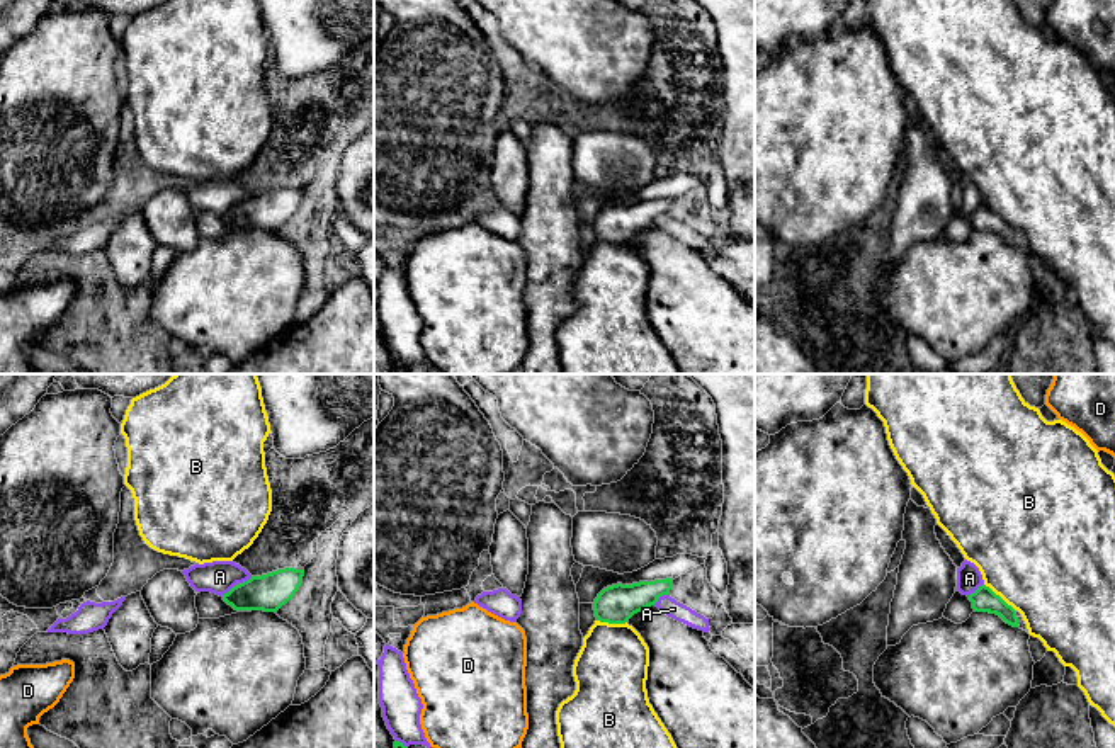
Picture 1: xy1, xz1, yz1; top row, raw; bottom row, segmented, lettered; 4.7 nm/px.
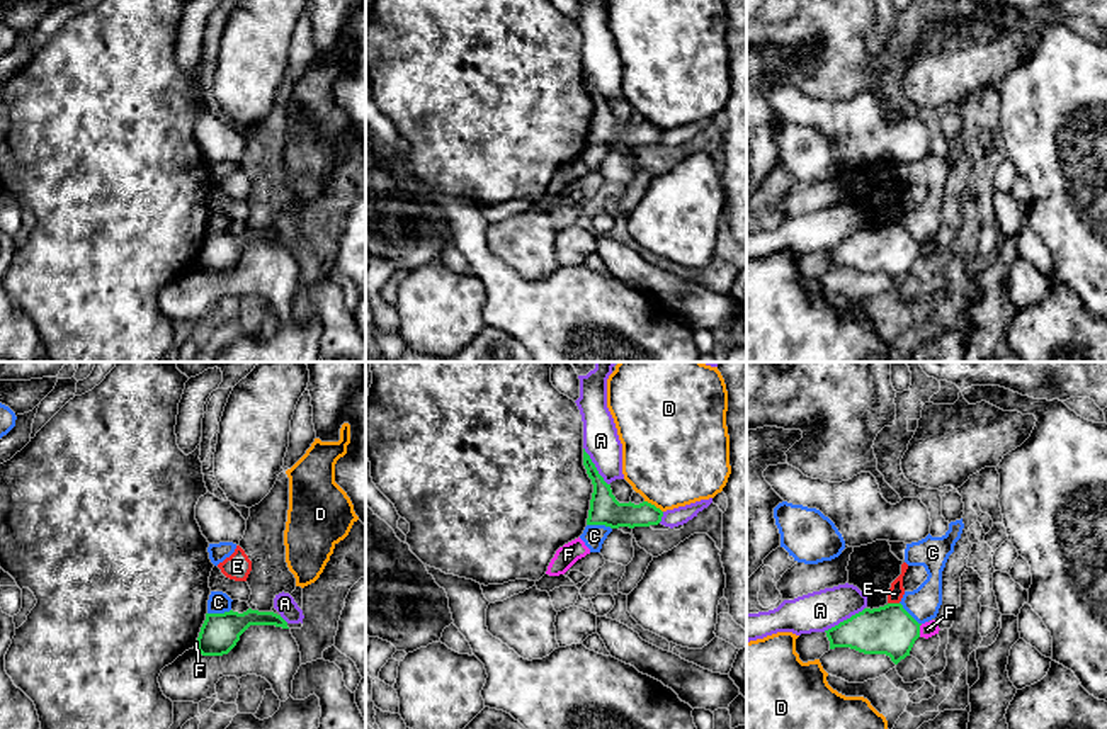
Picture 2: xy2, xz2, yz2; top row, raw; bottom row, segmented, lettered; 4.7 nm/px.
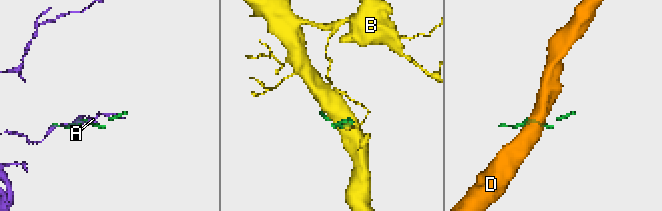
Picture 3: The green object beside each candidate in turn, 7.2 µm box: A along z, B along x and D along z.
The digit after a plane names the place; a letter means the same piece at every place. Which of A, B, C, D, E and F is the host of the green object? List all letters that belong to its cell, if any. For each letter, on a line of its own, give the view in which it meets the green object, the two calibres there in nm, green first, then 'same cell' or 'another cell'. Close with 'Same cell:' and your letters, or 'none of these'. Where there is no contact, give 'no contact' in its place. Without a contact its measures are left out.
A: contact in yz2; calibres 240 and 190 nm; another cell
B: contact in yz1; calibres 110 and 500 nm; same cell
C: contact in xz2; calibres 140 and 110 nm; another cell
D: contact in xz2; calibres 140 and 480 nm; another cell
E: contact in yz2; calibres 240 and 80 nm; another cell
F: contact in yz2; calibres 240 and 70 nm; another cell
Same cell: B

